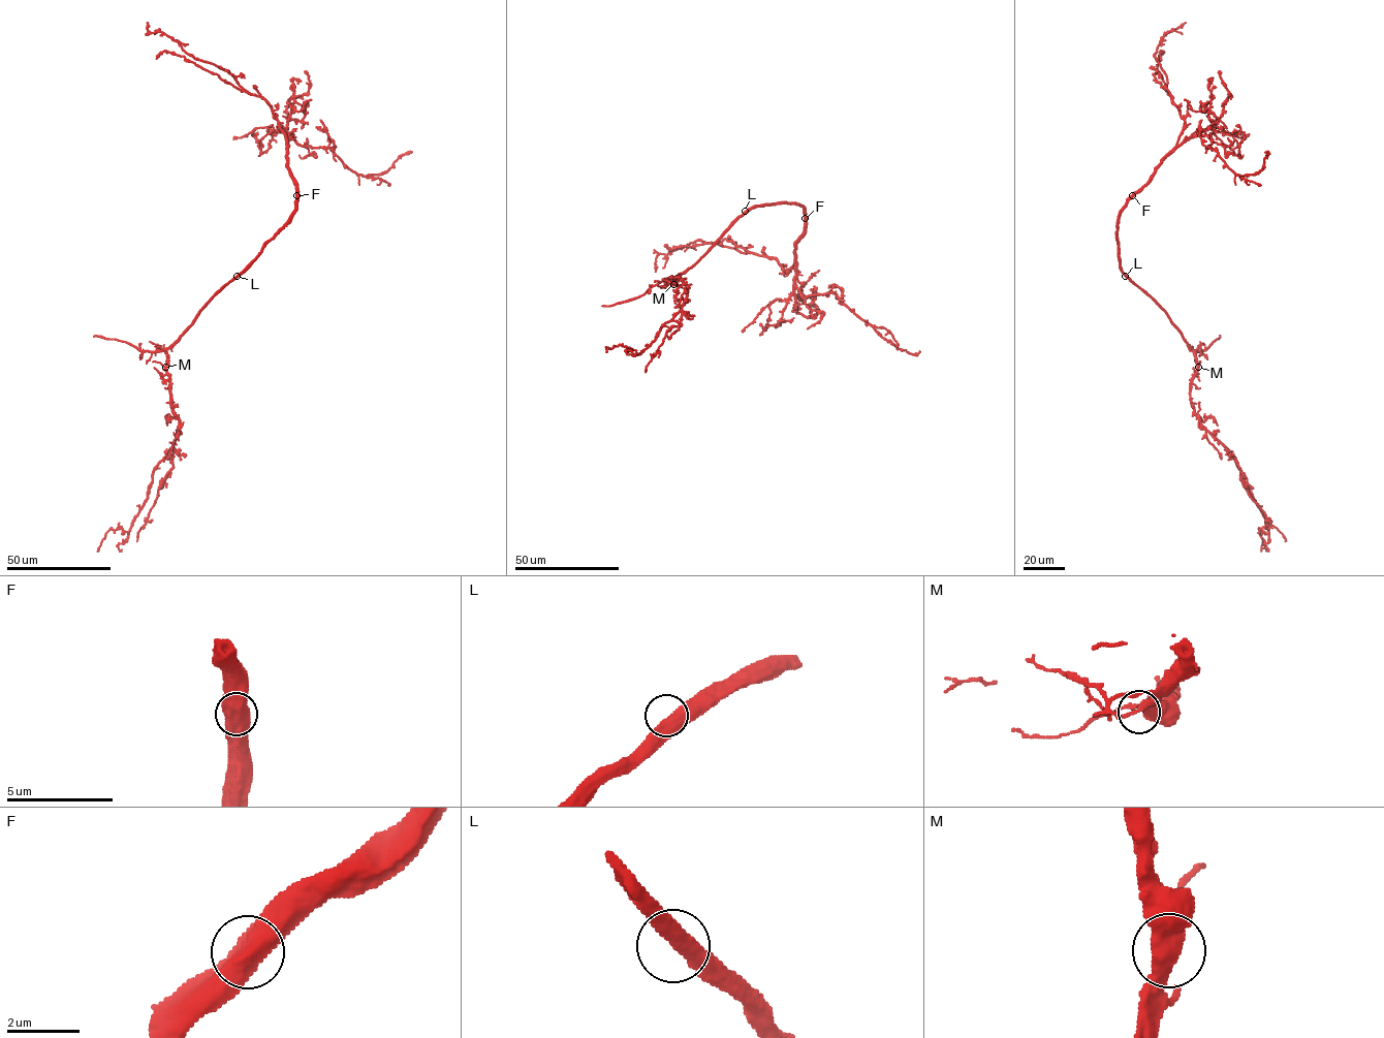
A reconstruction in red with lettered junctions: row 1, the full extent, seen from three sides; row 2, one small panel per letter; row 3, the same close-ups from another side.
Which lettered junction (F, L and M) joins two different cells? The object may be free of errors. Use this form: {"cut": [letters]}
{"cut": []}

